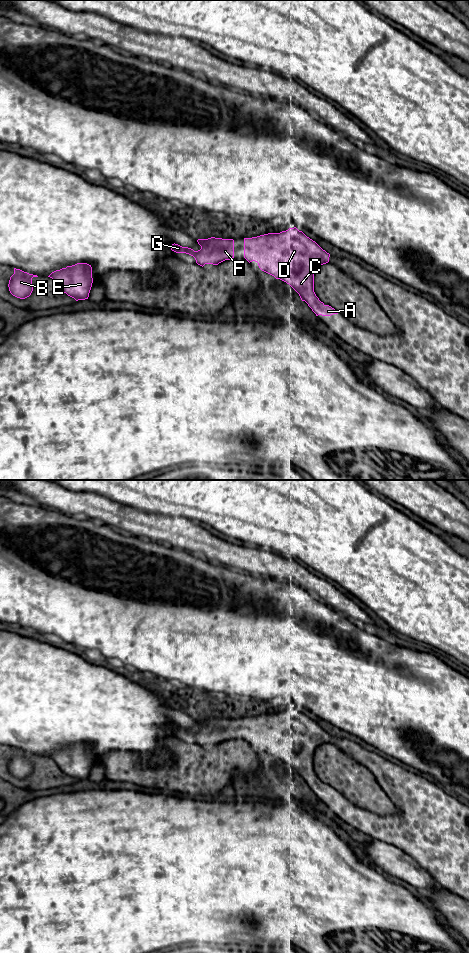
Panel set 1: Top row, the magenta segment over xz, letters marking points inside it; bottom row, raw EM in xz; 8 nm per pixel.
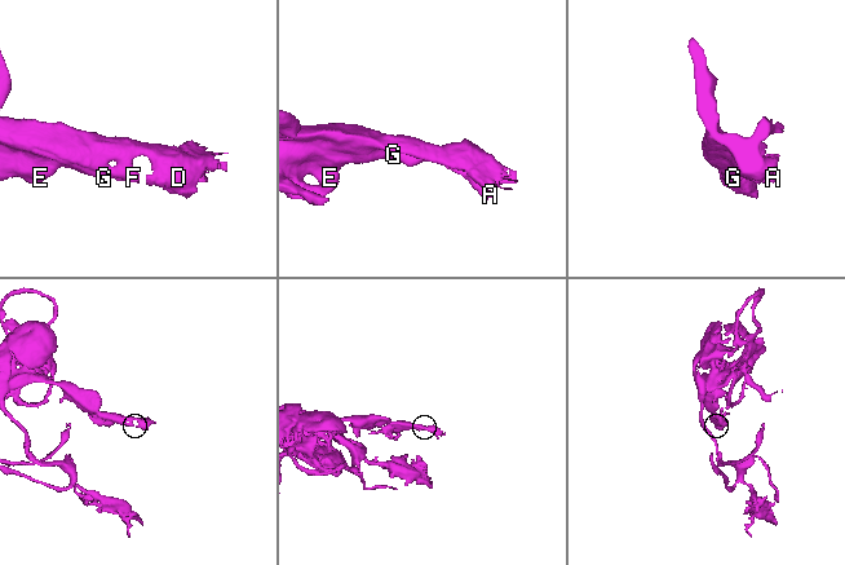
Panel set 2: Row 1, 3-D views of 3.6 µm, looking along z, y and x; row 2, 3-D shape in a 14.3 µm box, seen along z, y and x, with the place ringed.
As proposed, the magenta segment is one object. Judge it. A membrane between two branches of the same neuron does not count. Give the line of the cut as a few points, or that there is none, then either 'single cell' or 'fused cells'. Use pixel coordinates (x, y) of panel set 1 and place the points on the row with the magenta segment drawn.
cut none; single cell

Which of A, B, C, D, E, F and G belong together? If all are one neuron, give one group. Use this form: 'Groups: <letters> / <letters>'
Groups: A B C D E F G

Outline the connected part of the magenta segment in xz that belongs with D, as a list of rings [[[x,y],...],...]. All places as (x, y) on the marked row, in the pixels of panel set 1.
[[[296,227],[280,233],[268,233],[257,237],[244,238],[244,258],[249,263],[257,262],[262,271],[289,284],[316,316],[331,316],[339,313],[331,306],[321,302],[314,292],[315,271],[319,266],[328,263],[329,257],[329,253]]]

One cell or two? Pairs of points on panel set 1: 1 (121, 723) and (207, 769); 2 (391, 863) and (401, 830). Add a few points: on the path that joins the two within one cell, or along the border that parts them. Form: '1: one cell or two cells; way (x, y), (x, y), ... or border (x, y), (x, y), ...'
1: two cells; border (175, 736), (163, 740), (171, 760), (149, 765)
2: two cells; border (374, 838), (398, 847), (415, 861)

